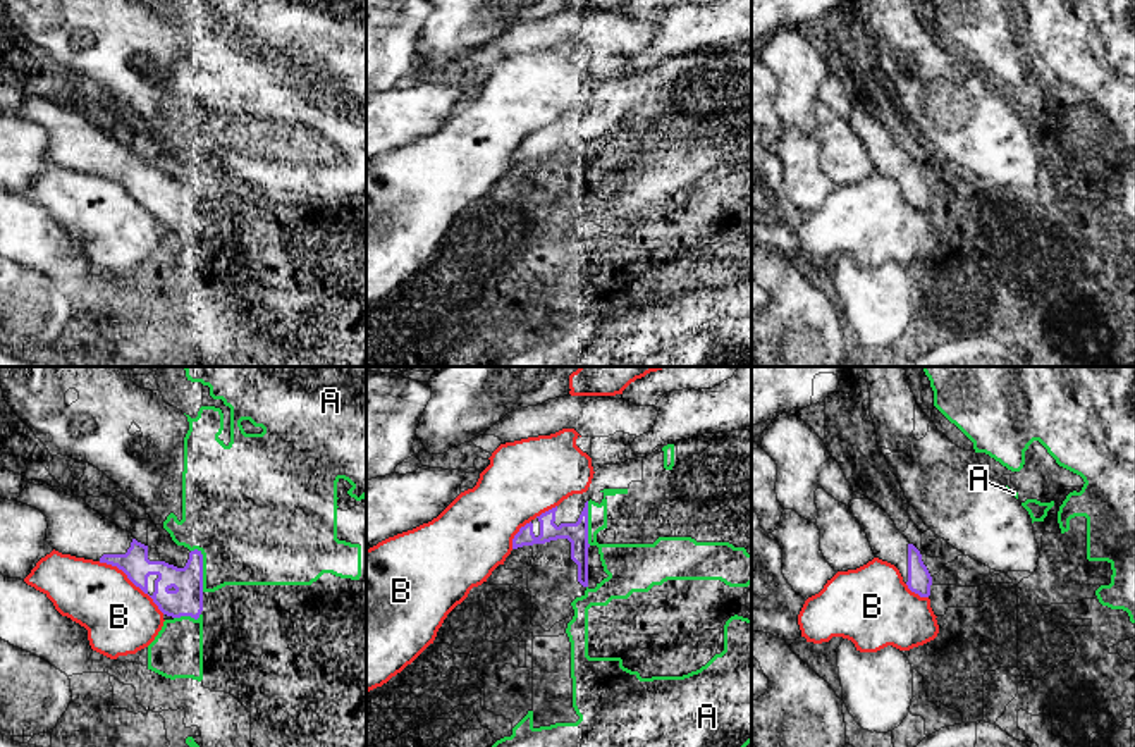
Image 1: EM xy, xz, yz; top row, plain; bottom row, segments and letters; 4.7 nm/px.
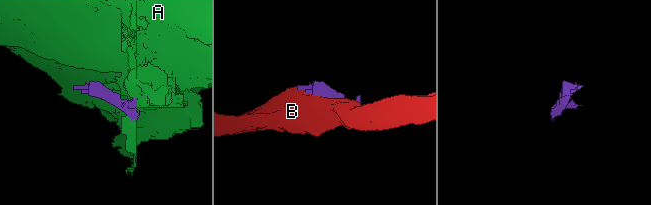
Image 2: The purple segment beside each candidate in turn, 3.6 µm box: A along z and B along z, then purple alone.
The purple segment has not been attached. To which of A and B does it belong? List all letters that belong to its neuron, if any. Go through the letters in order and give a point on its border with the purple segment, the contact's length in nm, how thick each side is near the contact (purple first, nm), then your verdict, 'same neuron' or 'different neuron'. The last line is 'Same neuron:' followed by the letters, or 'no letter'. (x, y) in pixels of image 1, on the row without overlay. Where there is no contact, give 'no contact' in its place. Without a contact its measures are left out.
A: xy (202, 185) | 220 nm | 150/420 nm | different neuron
B: xy (133, 197) | 400 nm | 140/320 nm | different neuron
Same neuron: no letter

